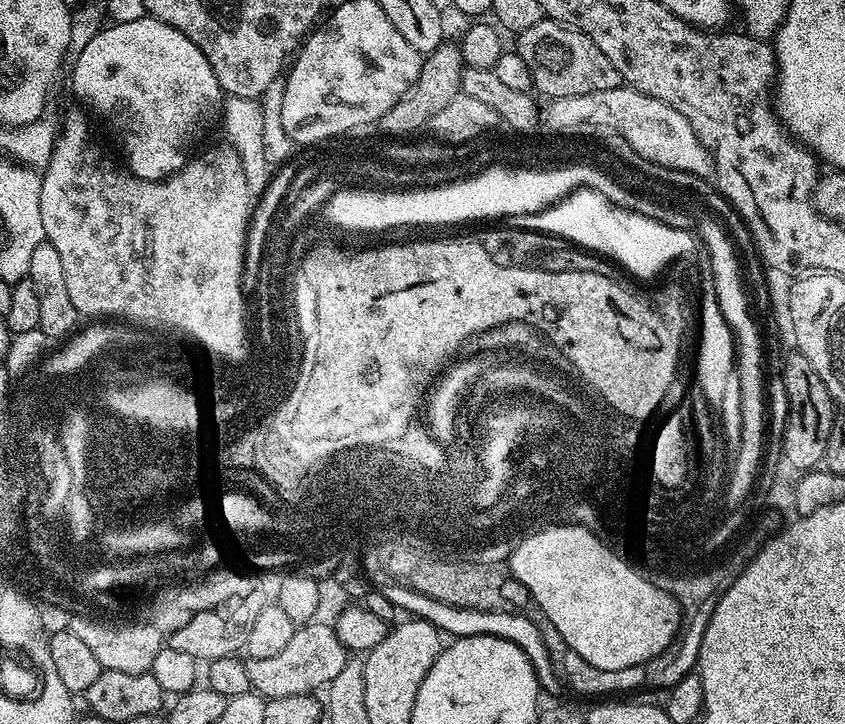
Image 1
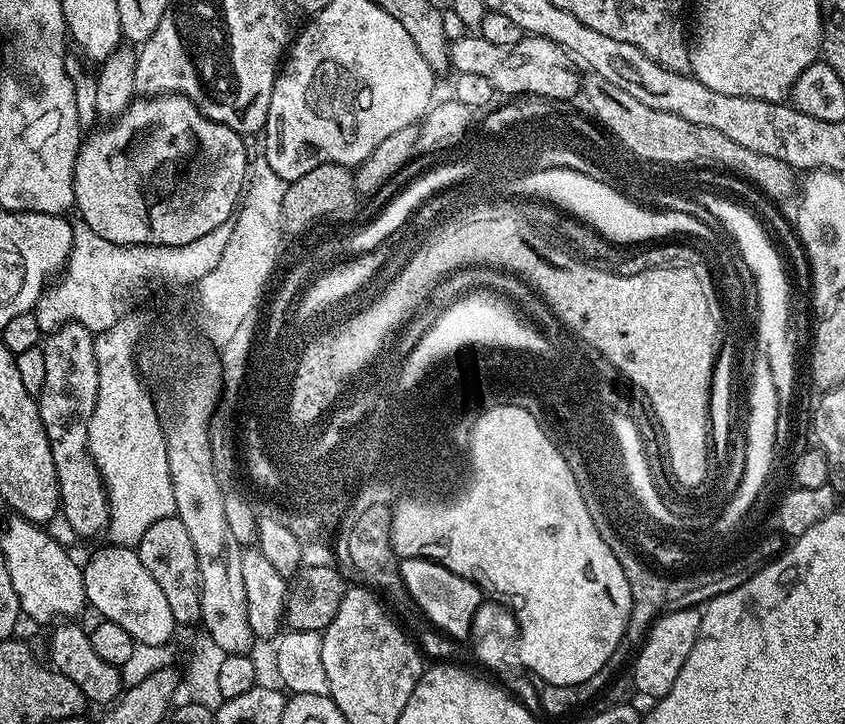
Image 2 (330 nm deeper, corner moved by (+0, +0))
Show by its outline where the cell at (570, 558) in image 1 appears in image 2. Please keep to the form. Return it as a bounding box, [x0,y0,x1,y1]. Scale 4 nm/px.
[390,408,632,686]

